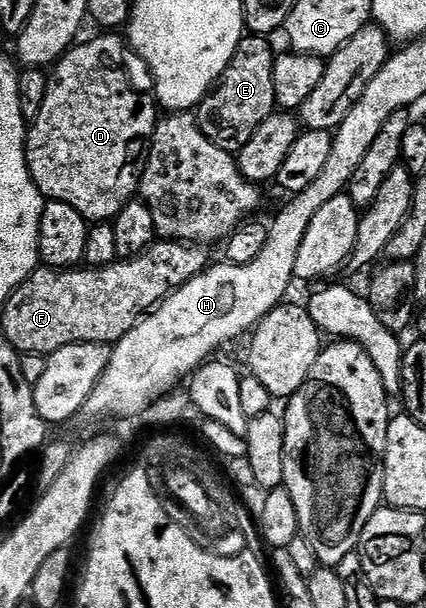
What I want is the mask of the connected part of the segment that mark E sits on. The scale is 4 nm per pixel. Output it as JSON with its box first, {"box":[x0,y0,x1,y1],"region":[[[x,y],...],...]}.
{"box":[196,36,276,152],"region":[[[243,36],[228,68],[218,77],[214,89],[196,107],[198,127],[202,129],[204,136],[208,136],[208,140],[212,140],[212,144],[216,144],[220,148],[231,152],[242,150],[244,144],[248,144],[248,140],[252,140],[256,128],[260,128],[260,124],[264,124],[264,120],[268,120],[268,116],[275,113],[272,72],[274,71],[276,50],[273,50],[266,42],[269,41],[262,36]]]}

